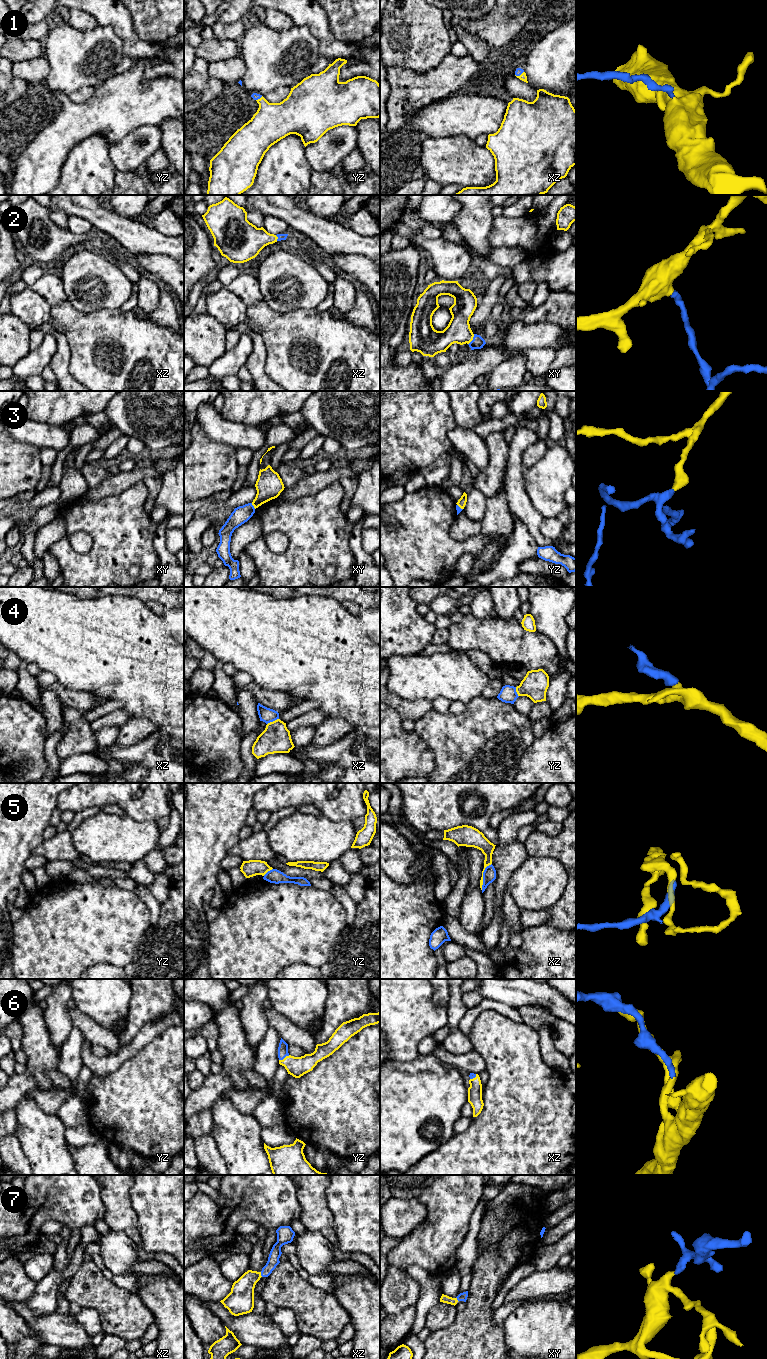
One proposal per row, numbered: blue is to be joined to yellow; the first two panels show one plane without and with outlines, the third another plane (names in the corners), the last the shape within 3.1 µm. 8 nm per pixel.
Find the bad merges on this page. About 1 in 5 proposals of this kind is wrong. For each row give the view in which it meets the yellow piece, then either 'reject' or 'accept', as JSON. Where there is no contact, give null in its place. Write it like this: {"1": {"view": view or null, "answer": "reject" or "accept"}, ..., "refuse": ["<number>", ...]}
{"1": {"view": "xz", "answer": "accept"}, "2": {"view": "xy", "answer": "accept"}, "3": {"view": "xy", "answer": "reject"}, "4": {"view": "xz", "answer": "accept"}, "5": {"view": "xz", "answer": "accept"}, "6": {"view": "yz", "answer": "accept"}, "7": {"view": "xz", "answer": "accept"}, "refuse": ["3"]}

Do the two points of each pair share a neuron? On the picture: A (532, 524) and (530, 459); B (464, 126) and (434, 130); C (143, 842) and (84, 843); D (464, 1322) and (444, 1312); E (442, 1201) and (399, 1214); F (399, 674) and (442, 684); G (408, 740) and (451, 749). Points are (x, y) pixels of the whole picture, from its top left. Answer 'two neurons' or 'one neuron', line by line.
A: two neurons
B: one neuron
C: one neuron
D: two neurons
E: two neurons
F: one neuron
G: two neurons

